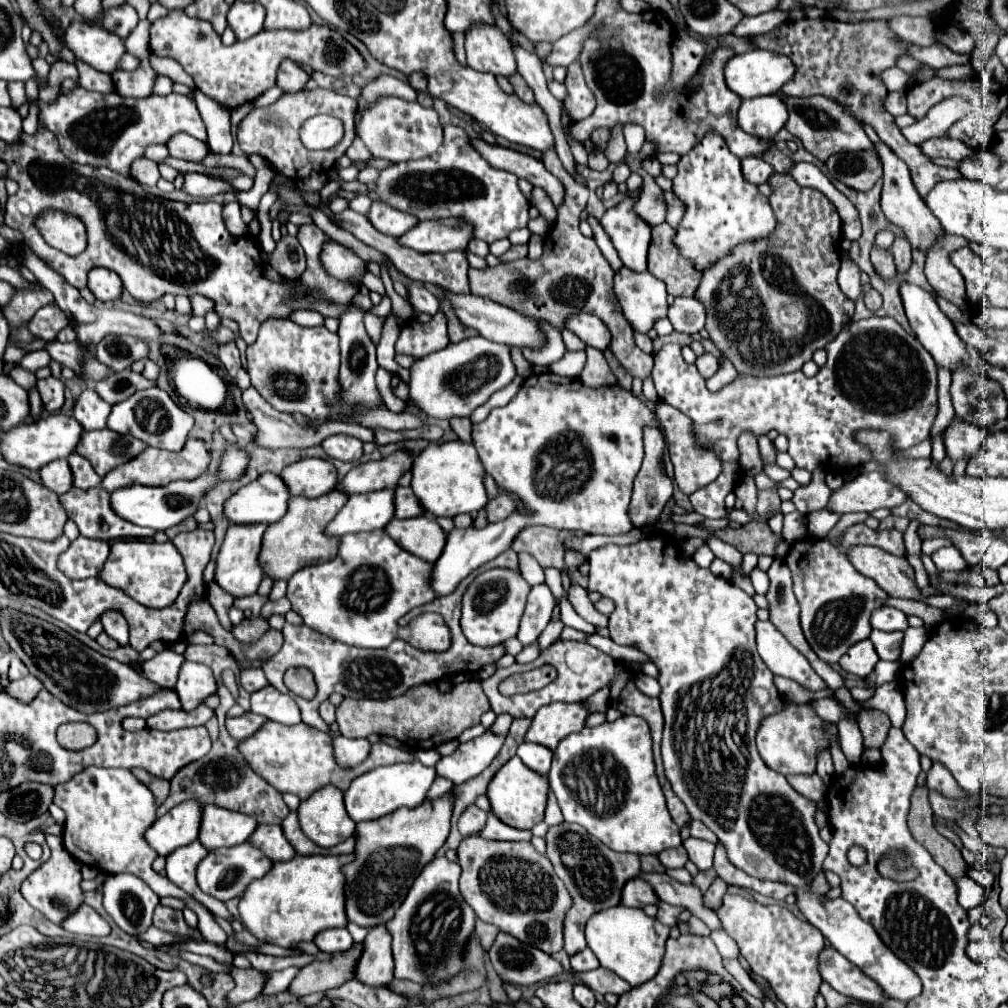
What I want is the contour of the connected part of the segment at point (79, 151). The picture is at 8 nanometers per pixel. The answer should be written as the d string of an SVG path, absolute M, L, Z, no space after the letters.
M81 86L69 94L59 94L53 104L39 102L39 120L59 138L61 152L77 164L105 166L119 174L129 174L135 158L143 156L147 144L165 144L169 136L187 132L205 140L205 124L195 104L195 90L187 96L151 94L147 98L123 98L119 94L99 94Z

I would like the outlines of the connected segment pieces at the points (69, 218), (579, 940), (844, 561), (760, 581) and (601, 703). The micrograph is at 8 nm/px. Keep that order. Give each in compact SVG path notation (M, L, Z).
M47 208L35 220L35 224L37 224L35 228L49 246L69 256L77 256L87 248L87 228L75 214Z
M563 822L559 826L551 826L545 840L547 840L547 858L555 866L557 876L565 882L565 888L569 890L569 894L573 898L573 904L567 910L565 920L563 920L565 950L571 956L577 950L587 946L583 930L585 930L585 922L591 918L591 914L619 904L623 884L627 880L635 878L641 870L639 856L625 854L625 852L613 852L601 840L593 838L583 826L567 824L567 822Z
M865 524L849 526L841 536L839 544L829 538L803 538L793 542L787 554L787 566L793 574L795 596L801 606L801 628L815 650L815 654L827 662L835 664L841 656L859 640L869 638L871 634L871 614L881 608L889 594L877 586L871 578L859 574L851 564L847 552L853 546L877 546L895 556L905 556L903 532L899 530L871 530Z
M755 566L755 568L751 570L751 580L753 580L755 590L757 590L759 594L765 594L765 590L769 588L769 580L767 580L767 574L765 574L759 566Z
M601 688L593 696L589 696L585 700L585 704L587 704L587 708L589 708L591 714L597 714L597 712L605 714L607 712L607 700L609 700L609 688Z

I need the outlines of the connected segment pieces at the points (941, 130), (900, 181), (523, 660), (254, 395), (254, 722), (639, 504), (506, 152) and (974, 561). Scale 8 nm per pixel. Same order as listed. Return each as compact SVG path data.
M945 102L945 104L933 106L923 120L917 120L913 126L903 128L901 132L907 136L907 140L911 140L913 144L919 144L933 136L939 136L939 138L947 136L949 128L951 128L951 104Z
M879 142L875 146L875 152L879 154L879 158L883 162L883 192L881 192L883 214L887 216L889 222L903 228L903 232L911 240L913 248L927 252L929 246L933 246L933 242L943 234L941 224L937 222L937 218L931 214L931 210L925 206L923 198L915 190L915 186L911 182L911 174L907 170L907 164L901 158L897 158L897 154L893 154L893 150L889 150L889 146L885 146L885 142Z
M533 642L533 646L525 646L525 648L515 656L515 662L519 662L519 664L529 664L529 662L533 662L537 656L539 656L537 642Z
M249 386L243 392L243 402L245 402L245 408L253 414L253 422L259 428L255 444L265 446L265 448L309 448L309 446L319 446L325 438L329 438L333 434L347 434L347 436L359 438L361 442L375 442L375 432L369 430L369 428L363 428L363 426L347 426L343 422L327 422L327 424L319 424L319 426L299 424L291 414L273 410L273 406L269 406L265 402L265 398L261 398L257 388L253 388L253 386Z
M245 712L243 716L237 716L237 718L227 718L225 720L225 728L227 732L235 738L235 740L243 740L247 738L249 734L253 734L267 718L261 718L257 716L255 712Z
M645 428L643 434L645 440L645 458L643 458L643 466L639 470L639 474L635 476L635 486L633 486L633 496L631 496L631 504L629 504L629 518L633 520L635 528L645 528L651 522L659 520L659 514L665 506L665 502L669 500L669 496L673 494L673 482L671 478L663 472L663 454L665 454L665 440L659 428Z
M471 138L471 146L493 168L511 172L511 174L515 174L519 178L525 178L533 186L541 186L545 192L549 192L549 196L551 196L551 200L553 200L555 206L561 204L563 186L561 186L561 182L551 172L547 172L547 168L543 166L543 162L539 162L539 160L527 156L527 154L521 154L517 150L511 150L511 148L489 146L483 138Z
M921 526L919 528L919 538L921 540L931 540L931 538L947 538L947 540L951 540L951 544L963 554L969 568L977 568L977 566L983 564L985 550L991 544L991 540L981 536L981 534L961 532L961 530L943 528L943 526Z

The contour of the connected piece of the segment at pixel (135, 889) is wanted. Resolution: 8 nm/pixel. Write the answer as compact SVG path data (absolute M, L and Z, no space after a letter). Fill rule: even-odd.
M109 874L103 882L103 906L127 934L143 934L151 926L159 896L133 874Z

